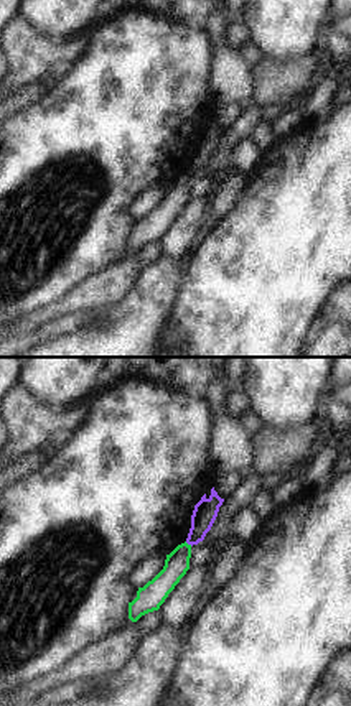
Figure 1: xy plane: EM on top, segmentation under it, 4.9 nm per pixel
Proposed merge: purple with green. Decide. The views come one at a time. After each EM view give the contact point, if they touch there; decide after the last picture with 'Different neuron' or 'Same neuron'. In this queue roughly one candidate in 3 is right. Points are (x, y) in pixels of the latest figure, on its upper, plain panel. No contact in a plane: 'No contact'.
Touches purple at (188, 175)

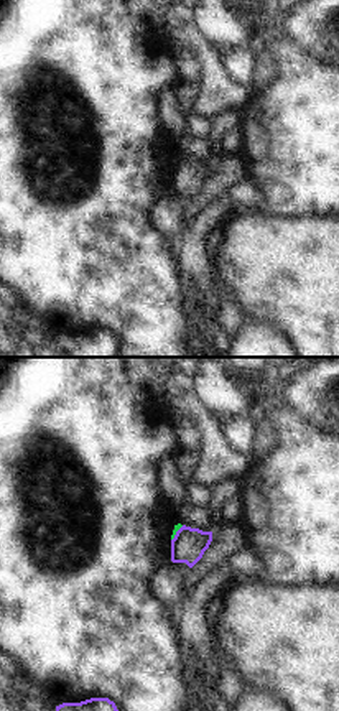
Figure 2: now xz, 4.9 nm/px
Touches purple at (176, 165)

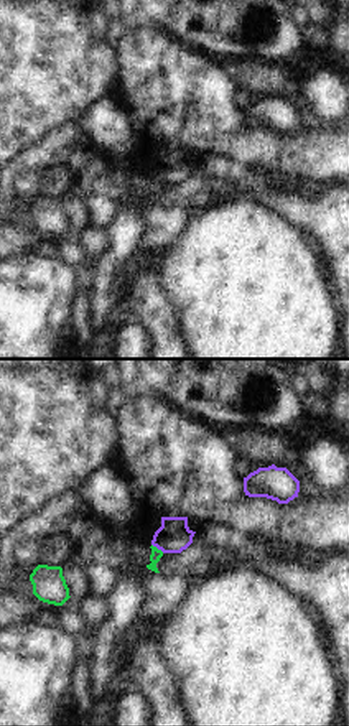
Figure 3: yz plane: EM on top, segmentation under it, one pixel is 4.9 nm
Touches purple at (158, 180)

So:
Different neuron

